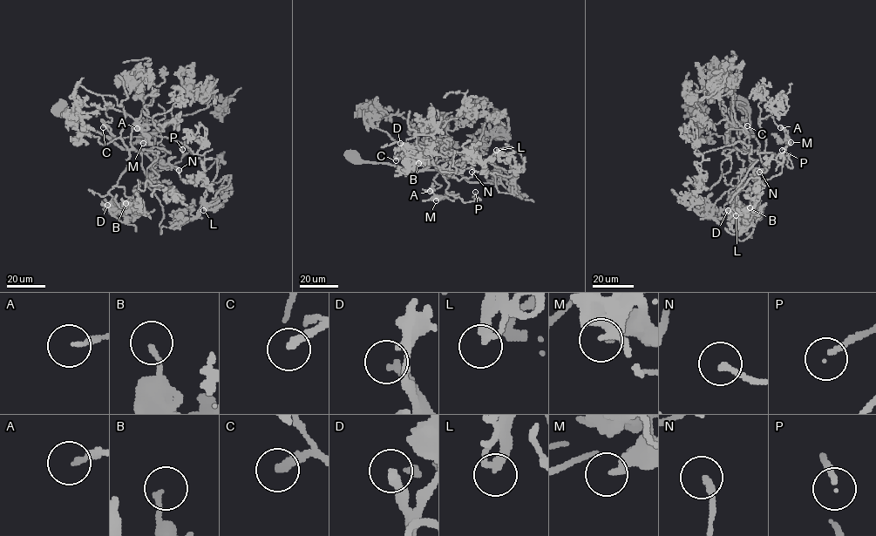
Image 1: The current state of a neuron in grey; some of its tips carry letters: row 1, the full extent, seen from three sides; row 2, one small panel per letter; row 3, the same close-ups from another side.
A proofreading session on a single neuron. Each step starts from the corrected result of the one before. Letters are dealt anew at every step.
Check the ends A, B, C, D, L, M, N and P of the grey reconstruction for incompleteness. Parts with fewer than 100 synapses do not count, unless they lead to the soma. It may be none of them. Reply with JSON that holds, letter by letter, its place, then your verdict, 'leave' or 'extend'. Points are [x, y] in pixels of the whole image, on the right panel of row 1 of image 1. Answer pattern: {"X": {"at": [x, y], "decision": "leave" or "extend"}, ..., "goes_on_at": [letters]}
{"A": {"at": [780, 127], "decision": "leave"}, "B": {"at": [750, 207], "decision": "leave"}, "C": {"at": [747, 125], "decision": "extend"}, "D": {"at": [728, 210], "decision": "leave"}, "L": {"at": [736, 215], "decision": "leave"}, "M": {"at": [791, 142], "decision": "leave"}, "N": {"at": [759, 172], "decision": "leave"}, "P": {"at": [782, 150], "decision": "extend"}, "goes_on_at": ["C", "P"]}

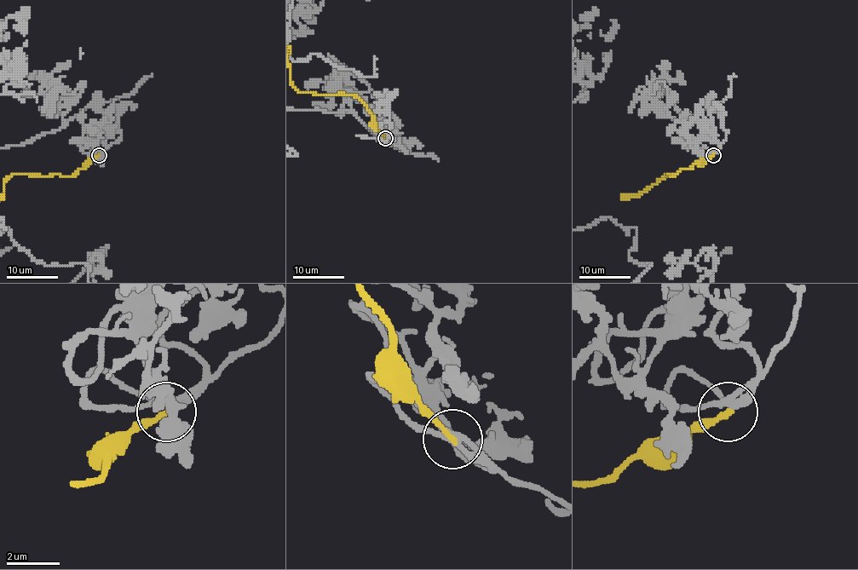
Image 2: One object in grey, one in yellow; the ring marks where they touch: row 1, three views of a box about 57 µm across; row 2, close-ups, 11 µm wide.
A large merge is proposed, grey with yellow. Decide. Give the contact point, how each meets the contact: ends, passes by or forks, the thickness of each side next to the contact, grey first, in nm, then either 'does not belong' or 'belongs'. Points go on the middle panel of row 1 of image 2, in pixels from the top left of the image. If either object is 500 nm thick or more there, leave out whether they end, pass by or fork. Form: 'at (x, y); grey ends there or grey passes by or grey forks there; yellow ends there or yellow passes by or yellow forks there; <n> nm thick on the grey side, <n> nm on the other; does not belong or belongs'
at (385, 138); grey forks there; yellow ends there; 240 nm thick on the grey side, 180 nm on the other; does not belong

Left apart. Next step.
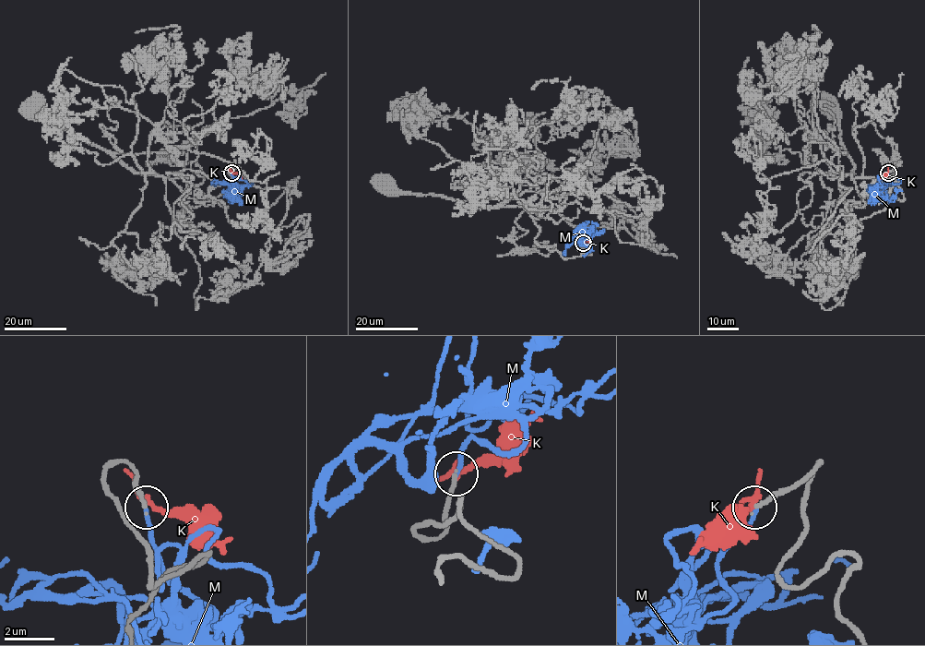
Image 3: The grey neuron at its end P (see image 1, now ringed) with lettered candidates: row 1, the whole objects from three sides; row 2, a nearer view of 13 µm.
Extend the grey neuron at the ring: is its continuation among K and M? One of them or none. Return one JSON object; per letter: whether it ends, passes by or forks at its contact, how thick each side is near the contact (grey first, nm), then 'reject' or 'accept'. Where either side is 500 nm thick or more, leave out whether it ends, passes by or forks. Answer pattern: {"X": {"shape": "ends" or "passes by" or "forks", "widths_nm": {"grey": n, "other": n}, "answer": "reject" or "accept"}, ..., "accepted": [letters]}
{"K": {"shape": "passes by", "widths_nm": {"grey": 180, "other": 190}, "answer": "reject"}, "M": {"shape": "ends", "widths_nm": {"grey": 180, "other": 150}, "answer": "accept"}, "accepted": ["M"]}

